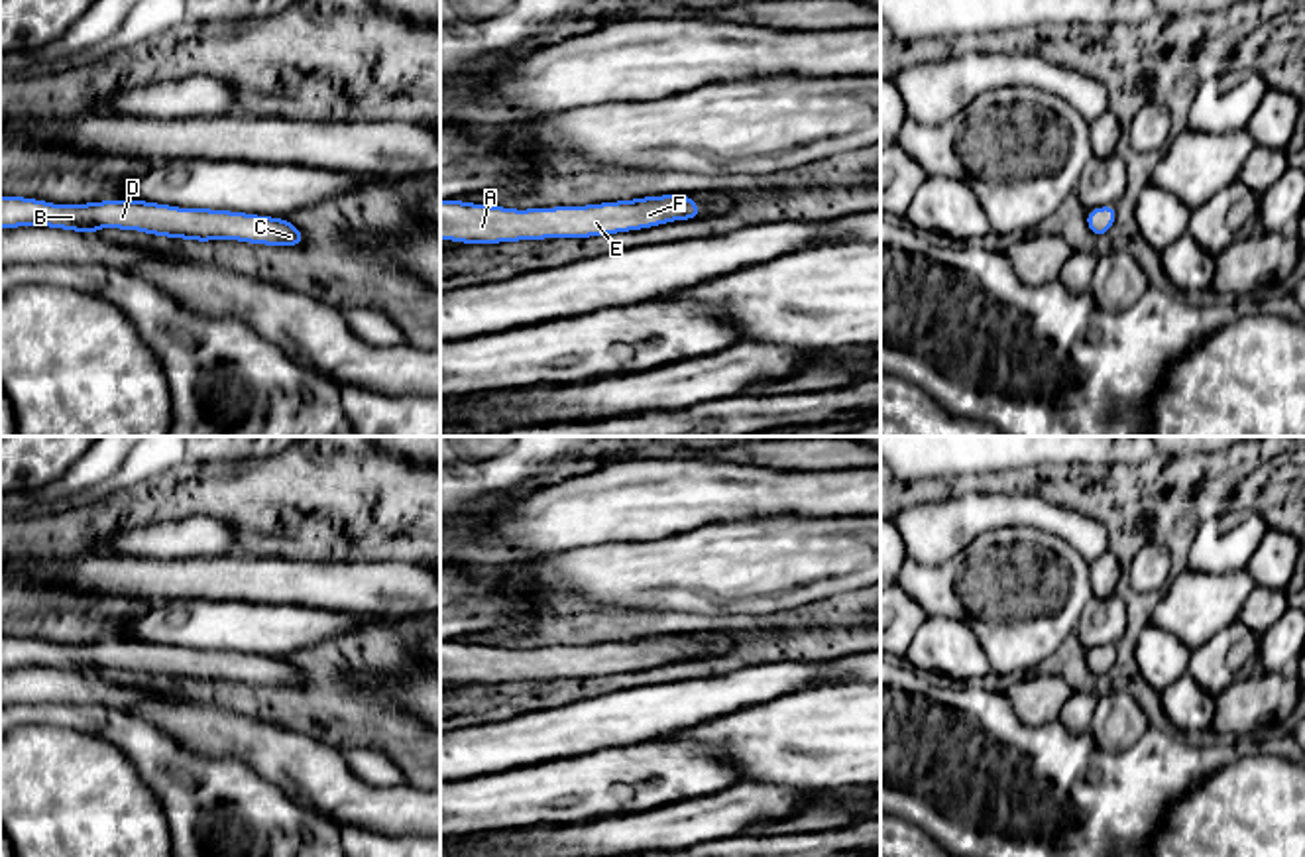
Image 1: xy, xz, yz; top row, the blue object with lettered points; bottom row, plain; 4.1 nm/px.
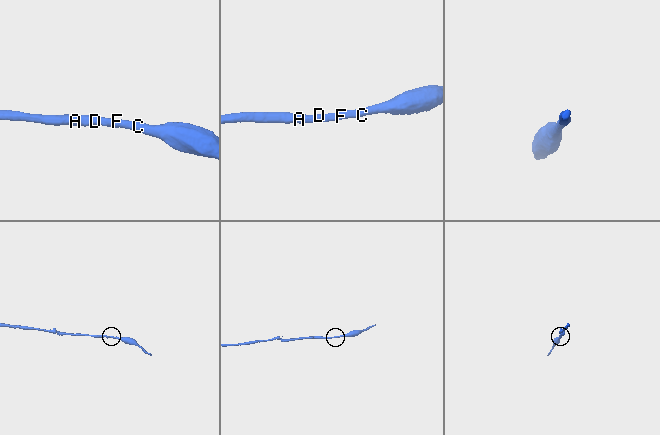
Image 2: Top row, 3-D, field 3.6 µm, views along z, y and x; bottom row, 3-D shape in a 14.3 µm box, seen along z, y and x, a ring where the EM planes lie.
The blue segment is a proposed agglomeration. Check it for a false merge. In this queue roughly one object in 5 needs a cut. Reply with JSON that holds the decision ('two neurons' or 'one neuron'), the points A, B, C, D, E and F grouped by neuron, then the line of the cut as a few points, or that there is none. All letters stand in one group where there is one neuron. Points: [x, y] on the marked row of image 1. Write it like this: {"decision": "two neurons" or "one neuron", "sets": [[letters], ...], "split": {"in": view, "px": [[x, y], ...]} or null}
{"decision": "one neuron", "sets": [["A", "B", "C", "D", "E", "F"]], "split": null}

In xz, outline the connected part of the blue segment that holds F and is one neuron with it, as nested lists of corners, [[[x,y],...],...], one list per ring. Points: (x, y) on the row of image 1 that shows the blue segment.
[[[658,195],[584,206],[503,208],[440,200],[440,240],[503,244],[548,238],[594,238],[674,220],[696,220],[702,206],[690,195]]]

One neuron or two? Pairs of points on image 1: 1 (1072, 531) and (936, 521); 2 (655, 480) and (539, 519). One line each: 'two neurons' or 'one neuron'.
1: one neuron
2: one neuron

